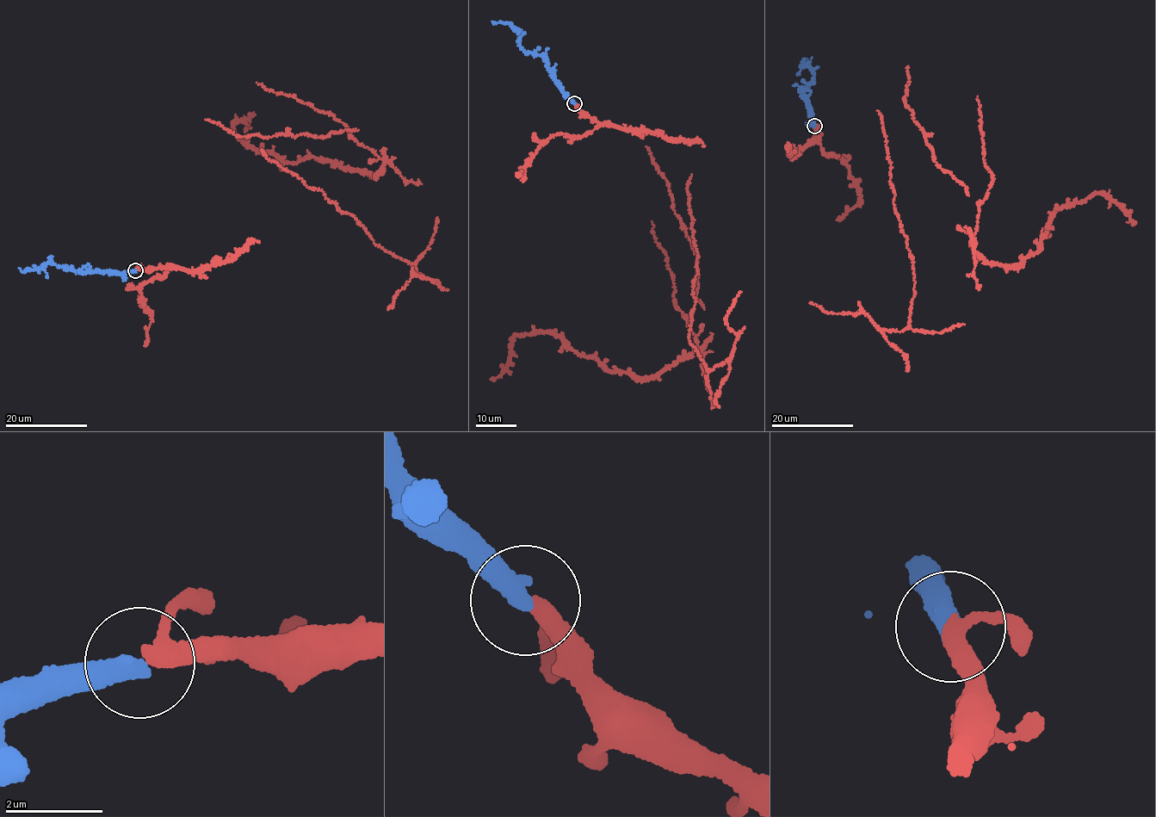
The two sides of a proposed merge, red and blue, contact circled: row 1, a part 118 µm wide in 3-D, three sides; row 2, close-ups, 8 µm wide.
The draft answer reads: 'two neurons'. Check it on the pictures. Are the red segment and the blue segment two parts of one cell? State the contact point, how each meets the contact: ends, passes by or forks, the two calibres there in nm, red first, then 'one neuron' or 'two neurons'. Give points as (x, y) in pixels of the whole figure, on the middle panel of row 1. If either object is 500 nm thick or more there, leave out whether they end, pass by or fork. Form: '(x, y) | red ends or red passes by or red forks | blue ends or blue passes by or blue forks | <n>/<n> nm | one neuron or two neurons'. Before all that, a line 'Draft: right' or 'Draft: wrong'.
Draft: wrong
(574, 103) | red passes by | blue ends | 280/440 nm | one neuron

